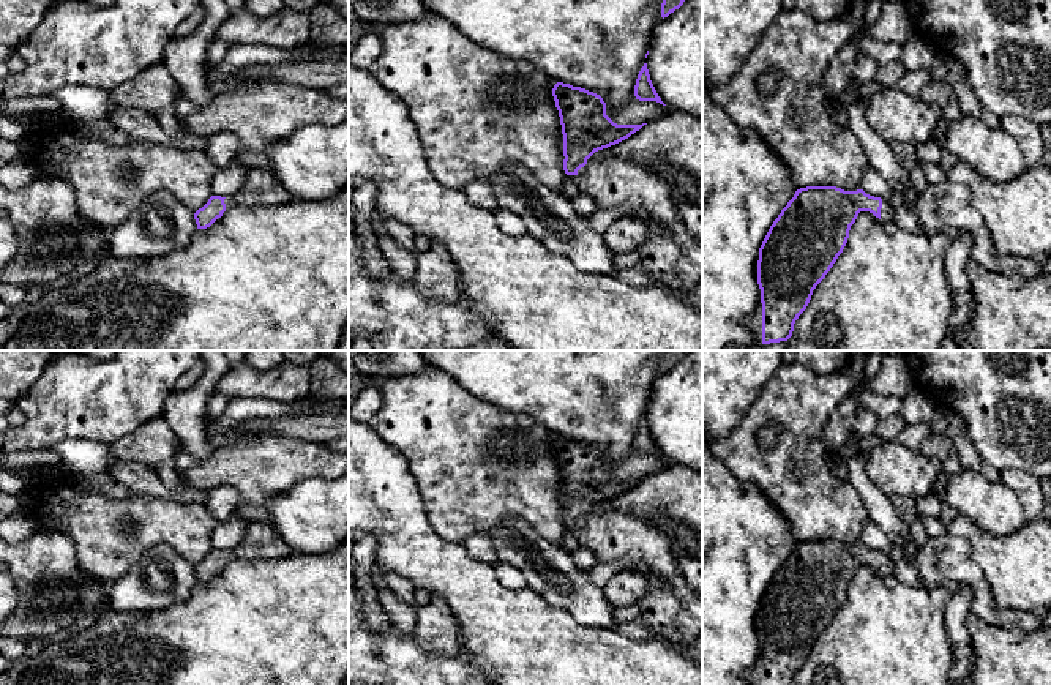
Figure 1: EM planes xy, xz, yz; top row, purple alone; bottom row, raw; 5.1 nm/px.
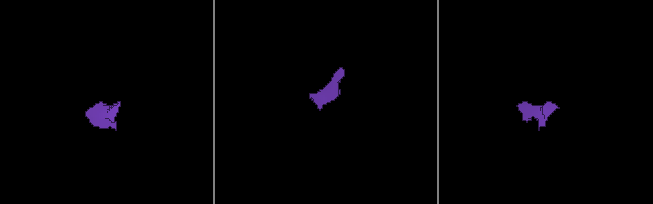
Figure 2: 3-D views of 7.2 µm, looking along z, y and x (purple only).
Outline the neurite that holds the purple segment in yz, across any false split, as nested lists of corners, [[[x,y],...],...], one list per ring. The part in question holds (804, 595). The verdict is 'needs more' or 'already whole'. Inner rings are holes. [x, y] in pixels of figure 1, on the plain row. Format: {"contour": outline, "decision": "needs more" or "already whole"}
{"contour": [[[806,540],[795,545],[770,579],[757,614],[759,657],[743,672],[750,685],[794,685],[794,677],[806,663],[813,644],[825,631],[843,606],[851,579],[860,565],[870,565],[884,576],[893,573],[893,562],[885,552],[863,543],[844,545],[836,540]]], "decision": "needs more"}

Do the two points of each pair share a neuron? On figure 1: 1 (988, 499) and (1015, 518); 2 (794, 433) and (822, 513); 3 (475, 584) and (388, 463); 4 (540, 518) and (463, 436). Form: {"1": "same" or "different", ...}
{"1": "same", "2": "same", "3": "same", "4": "same"}

